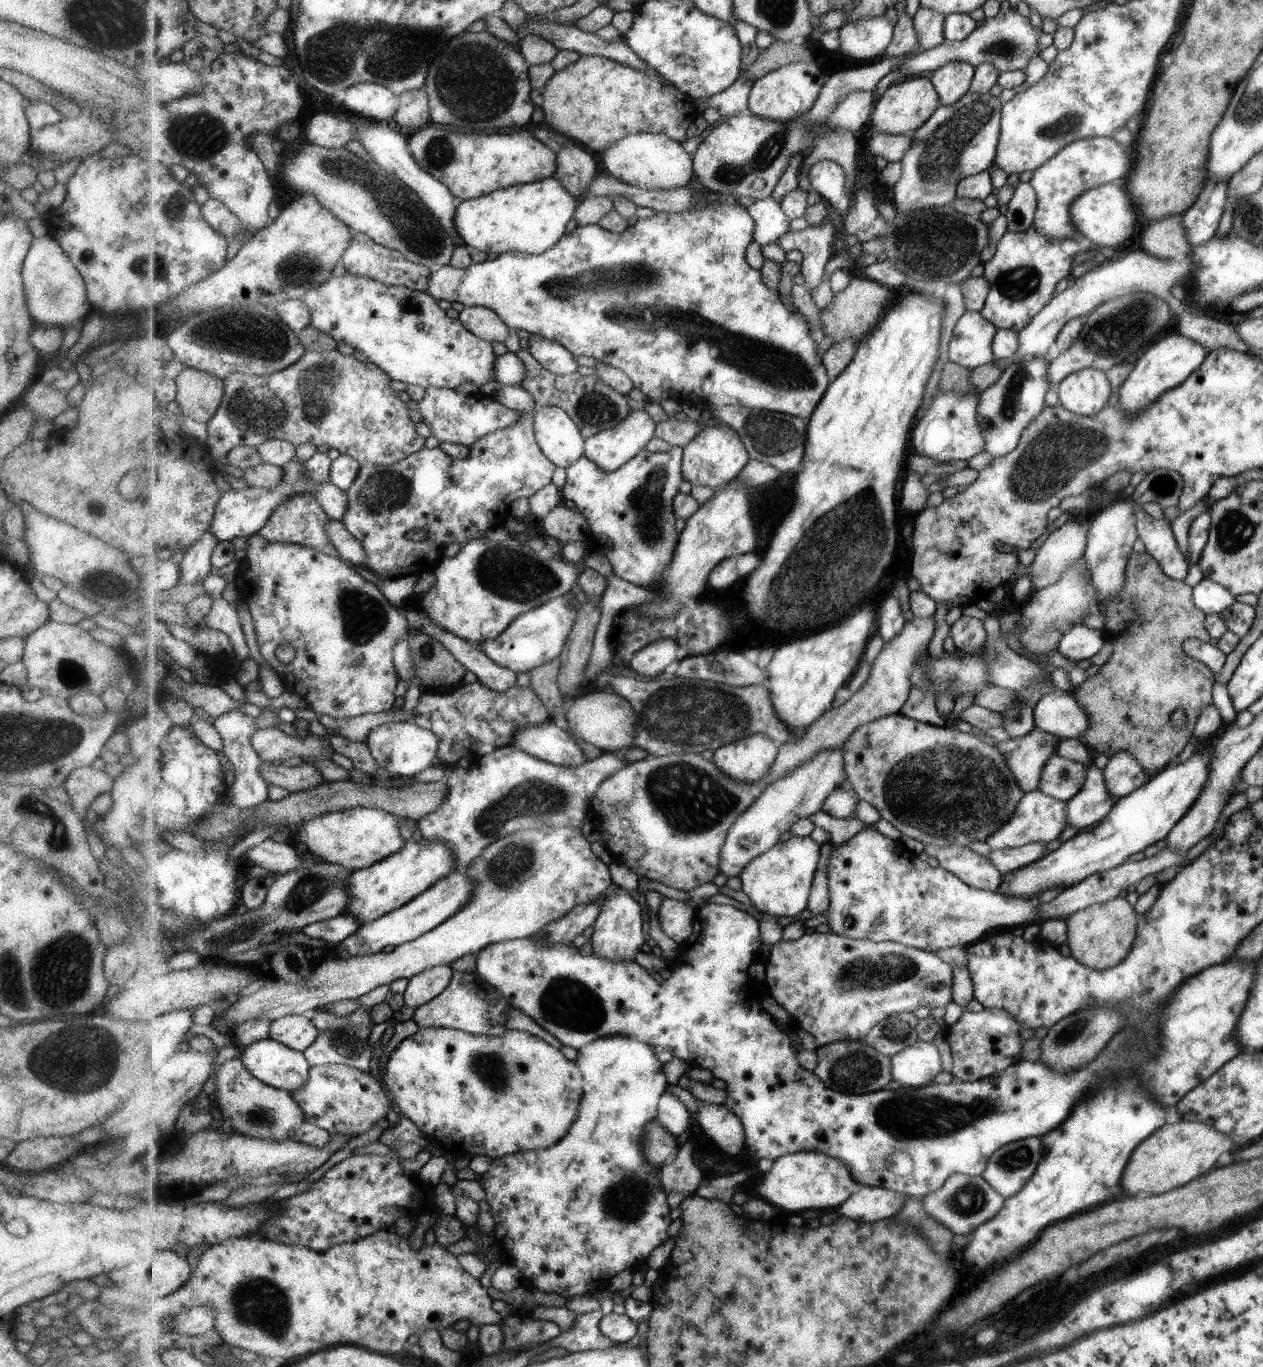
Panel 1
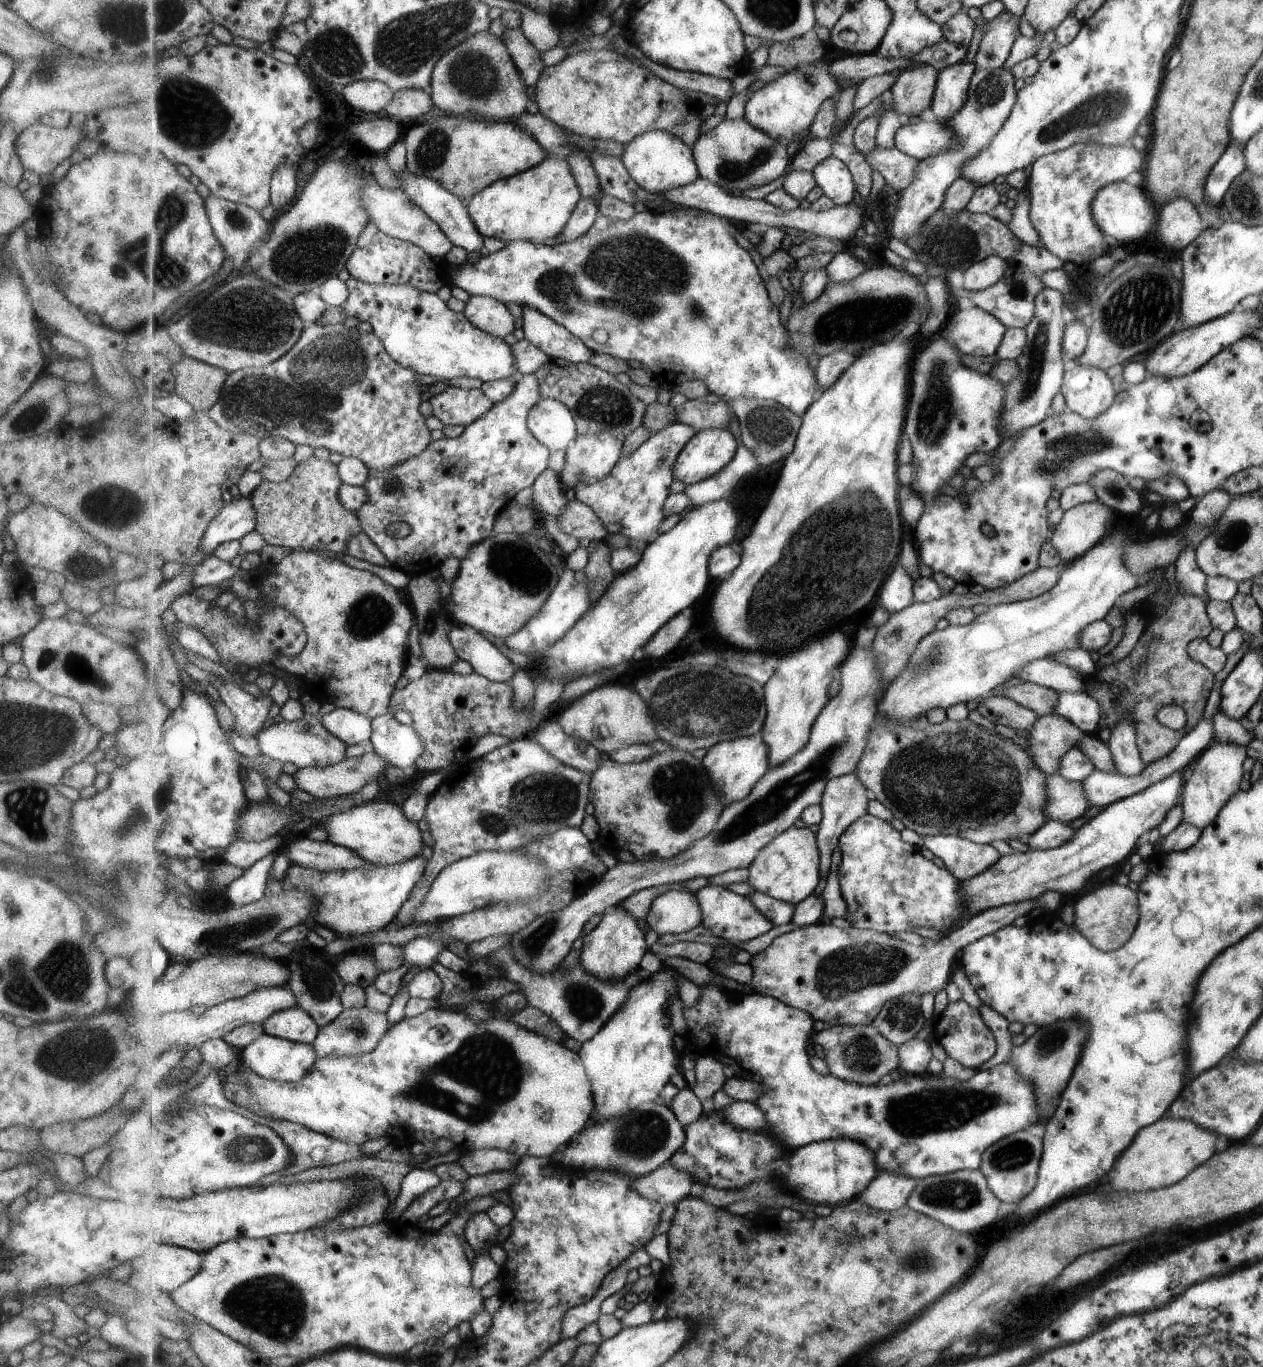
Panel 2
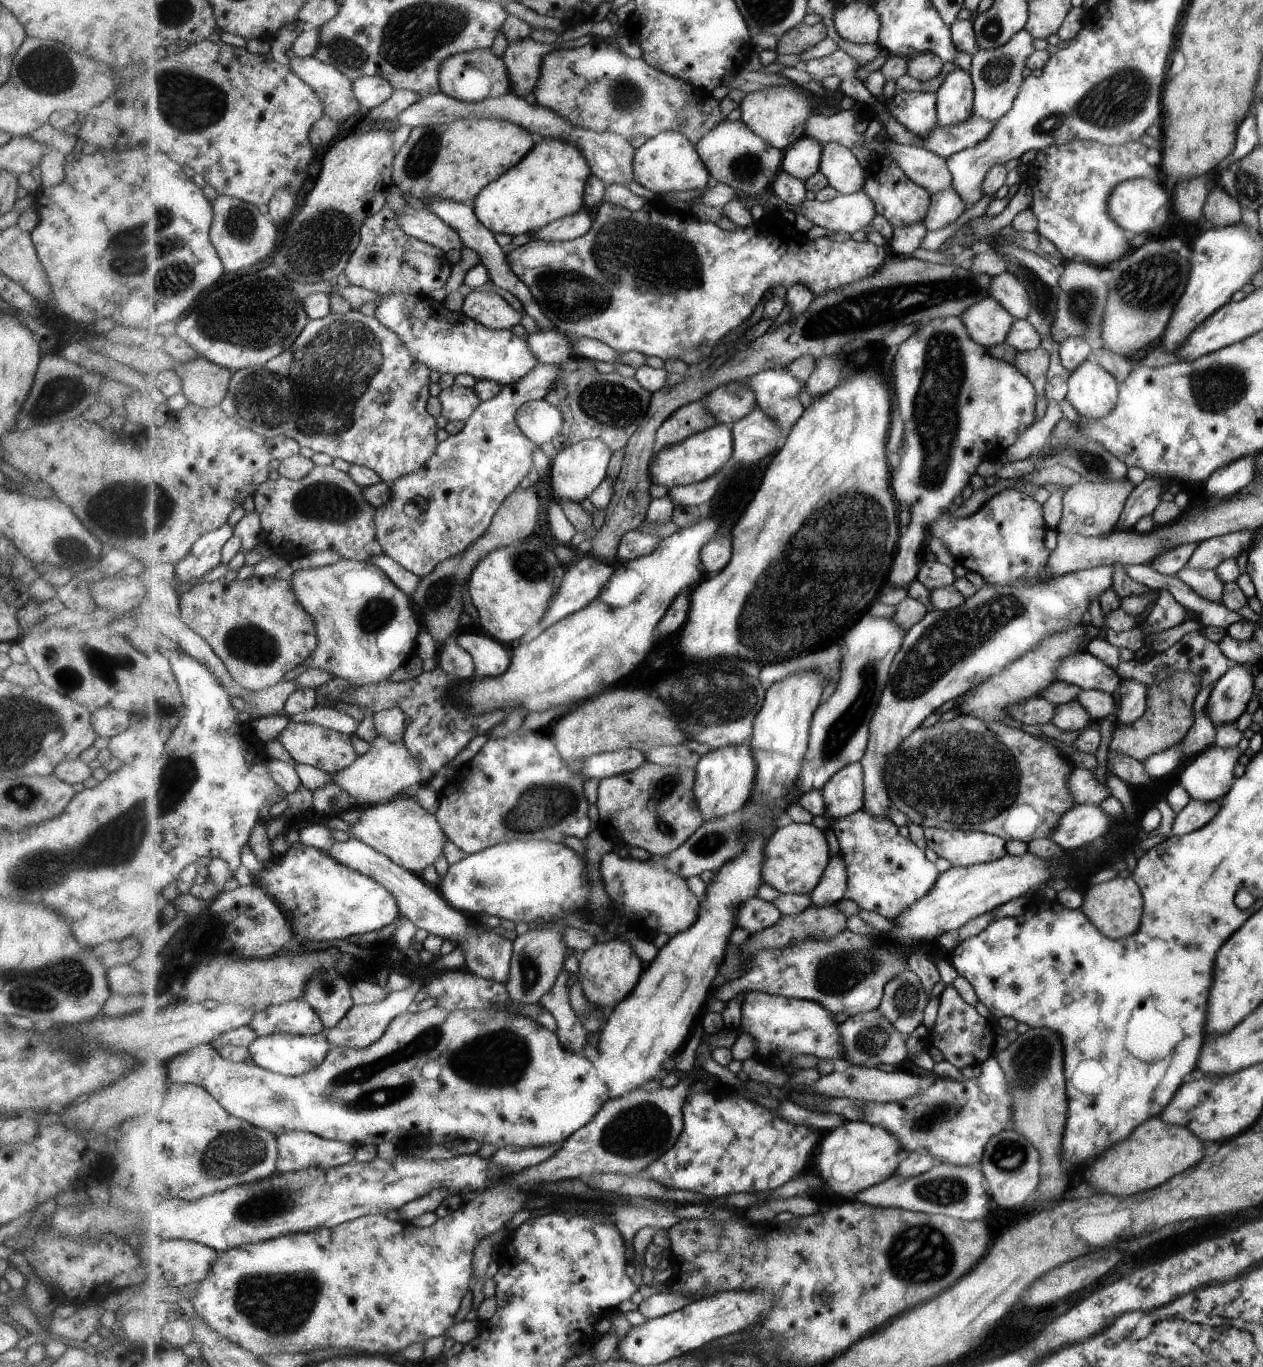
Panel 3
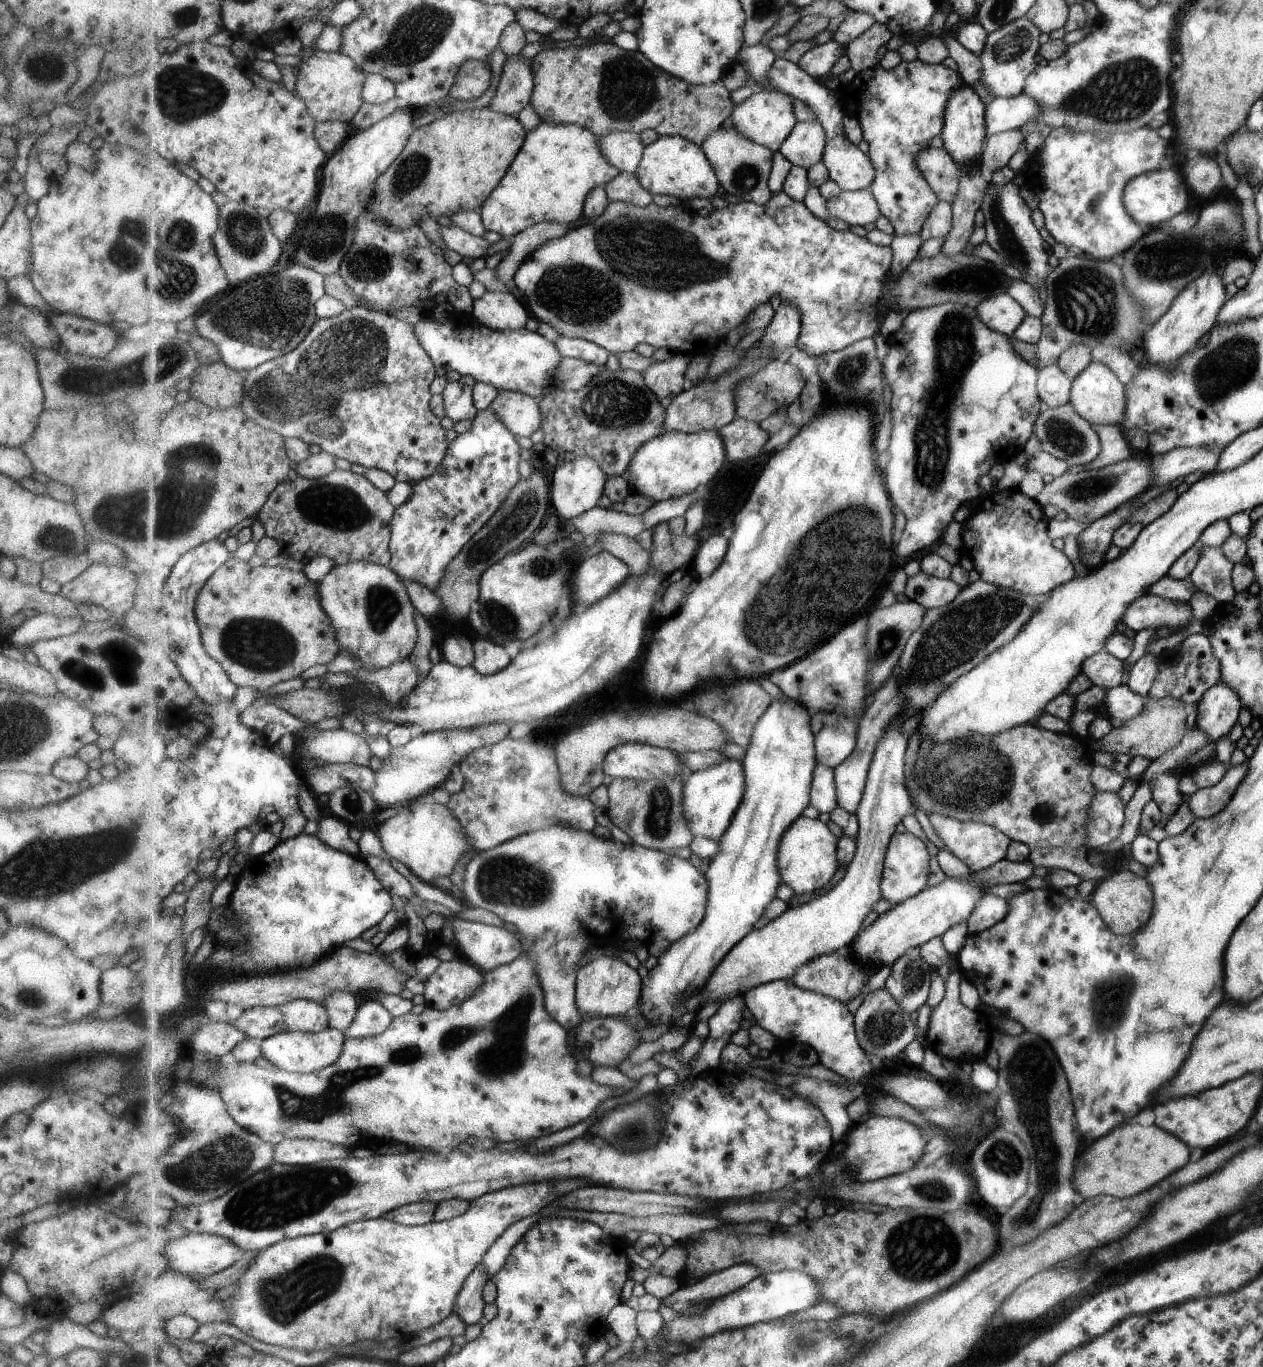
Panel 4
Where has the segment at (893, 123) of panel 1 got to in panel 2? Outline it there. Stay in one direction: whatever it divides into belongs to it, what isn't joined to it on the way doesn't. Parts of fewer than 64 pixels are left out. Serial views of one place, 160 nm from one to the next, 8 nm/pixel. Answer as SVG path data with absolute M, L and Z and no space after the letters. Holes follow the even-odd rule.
M915 65L901 72L891 88L891 109L908 122L930 108L937 92L939 73L940 71L931 65Z

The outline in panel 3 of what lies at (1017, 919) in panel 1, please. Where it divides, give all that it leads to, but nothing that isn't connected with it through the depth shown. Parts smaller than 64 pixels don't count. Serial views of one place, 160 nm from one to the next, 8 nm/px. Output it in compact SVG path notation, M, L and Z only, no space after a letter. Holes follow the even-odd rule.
M859 810L847 818L839 818L833 822L831 828L831 838L834 841L835 849L845 860L847 864L847 899L855 902L859 908L865 911L874 912L883 916L888 921L894 921L899 918L901 912L907 912L913 908L915 902L923 899L923 896L929 896L943 876L943 872L937 868L936 862L931 862L925 856L925 850L921 850L915 844L914 837L905 838L899 832L899 826L889 818L873 816L867 810Z

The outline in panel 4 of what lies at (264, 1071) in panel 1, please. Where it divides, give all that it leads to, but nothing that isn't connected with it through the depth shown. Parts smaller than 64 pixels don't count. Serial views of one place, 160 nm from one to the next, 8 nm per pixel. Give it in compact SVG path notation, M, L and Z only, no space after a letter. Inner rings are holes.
M327 1027L318 1033L284 1030L260 1041L262 1054L271 1067L296 1073L310 1073L333 1064L343 1054L346 1036L340 1030Z

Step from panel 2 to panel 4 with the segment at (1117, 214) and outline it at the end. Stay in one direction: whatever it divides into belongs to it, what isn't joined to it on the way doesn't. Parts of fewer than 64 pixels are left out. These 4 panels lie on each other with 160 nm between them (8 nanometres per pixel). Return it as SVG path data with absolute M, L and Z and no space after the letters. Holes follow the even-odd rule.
M1168 165L1163 169L1157 169L1137 175L1126 184L1122 200L1128 215L1133 217L1139 224L1159 224L1167 218L1175 216L1179 210L1185 210L1189 204L1187 188L1183 186L1177 170L1171 170Z

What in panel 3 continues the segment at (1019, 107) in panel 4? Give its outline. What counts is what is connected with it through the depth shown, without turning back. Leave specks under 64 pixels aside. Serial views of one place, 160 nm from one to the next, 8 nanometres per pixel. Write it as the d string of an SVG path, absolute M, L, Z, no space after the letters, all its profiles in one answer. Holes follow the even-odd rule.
M970 116L968 120L954 126L937 126L933 132L920 134L921 148L949 159L963 148L981 142L993 130L993 126L993 120L981 120L977 116Z

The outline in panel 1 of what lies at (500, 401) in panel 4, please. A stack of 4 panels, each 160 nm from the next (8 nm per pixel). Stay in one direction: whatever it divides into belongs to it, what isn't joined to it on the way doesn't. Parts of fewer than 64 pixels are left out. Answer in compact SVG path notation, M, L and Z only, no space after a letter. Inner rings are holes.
M544 406L535 413L535 434L543 452L558 467L569 468L584 455L582 429L561 407Z

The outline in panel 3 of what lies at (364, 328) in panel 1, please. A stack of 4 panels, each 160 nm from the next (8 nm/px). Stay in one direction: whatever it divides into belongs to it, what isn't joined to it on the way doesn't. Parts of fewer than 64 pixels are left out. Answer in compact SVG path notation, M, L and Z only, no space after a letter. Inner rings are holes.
M397 290L380 297L381 300L375 304L375 318L393 330L415 360L427 364L431 371L449 373L454 377L468 374L476 381L499 382L505 387L522 380L540 364L527 342L528 335L519 336L509 329L488 328L467 317L463 311L451 312L443 301L433 300L427 295Z

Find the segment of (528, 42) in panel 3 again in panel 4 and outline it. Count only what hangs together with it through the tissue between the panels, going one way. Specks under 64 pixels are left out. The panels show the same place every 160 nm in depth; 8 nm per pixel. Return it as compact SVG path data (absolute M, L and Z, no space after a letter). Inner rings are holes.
M511 55L503 66L497 91L488 107L492 111L517 117L527 104L531 104L535 85L532 60L525 61L520 55Z

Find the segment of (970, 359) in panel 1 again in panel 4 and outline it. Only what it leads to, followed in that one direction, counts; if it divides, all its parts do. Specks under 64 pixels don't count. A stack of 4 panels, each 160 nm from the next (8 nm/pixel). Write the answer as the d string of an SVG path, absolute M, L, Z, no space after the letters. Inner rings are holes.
M1006 292L983 299L975 310L987 328L1003 333L1008 338L1026 315L1019 303Z

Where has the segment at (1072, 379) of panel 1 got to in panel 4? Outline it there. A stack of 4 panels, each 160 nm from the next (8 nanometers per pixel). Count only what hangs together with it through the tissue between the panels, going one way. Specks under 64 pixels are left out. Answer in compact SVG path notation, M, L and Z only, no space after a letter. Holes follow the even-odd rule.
M1091 361L1072 381L1068 400L1075 412L1090 425L1119 425L1124 418L1127 396L1107 365Z

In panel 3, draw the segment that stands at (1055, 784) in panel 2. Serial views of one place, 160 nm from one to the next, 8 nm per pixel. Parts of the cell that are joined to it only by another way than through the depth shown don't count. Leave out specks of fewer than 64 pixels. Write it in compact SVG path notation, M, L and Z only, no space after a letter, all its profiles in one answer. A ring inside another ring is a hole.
M1073 768L1069 778L1066 778L1066 789L1071 793L1074 805L1099 805L1110 796L1110 790L1099 784L1093 772L1081 768Z

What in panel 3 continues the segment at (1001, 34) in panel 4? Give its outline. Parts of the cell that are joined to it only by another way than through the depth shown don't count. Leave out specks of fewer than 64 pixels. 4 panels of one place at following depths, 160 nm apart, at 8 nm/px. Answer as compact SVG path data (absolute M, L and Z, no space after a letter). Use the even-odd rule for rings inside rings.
M1021 28L1001 48L991 50L991 52L989 50L978 50L973 55L971 62L969 62L968 71L974 84L974 103L970 116L996 122L1010 111L1026 75L1025 60L1033 52L1033 38L1025 32L1024 28Z

